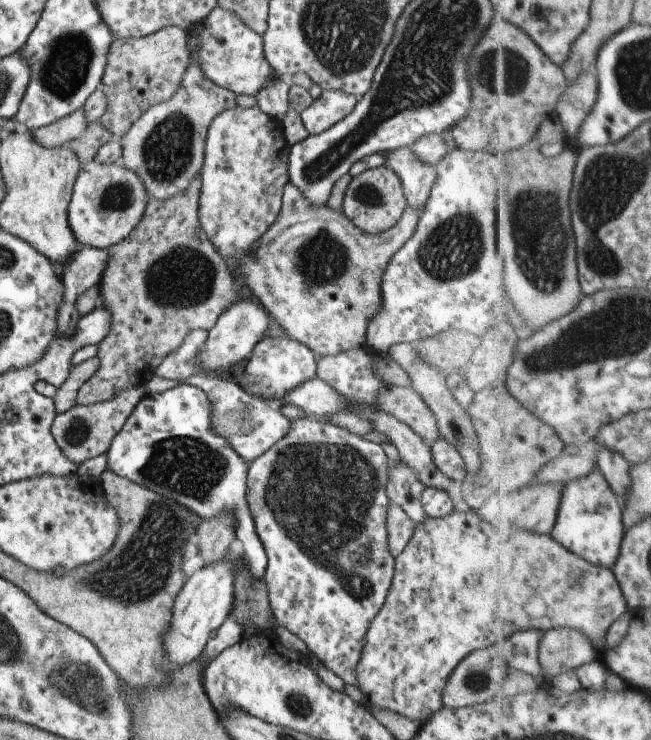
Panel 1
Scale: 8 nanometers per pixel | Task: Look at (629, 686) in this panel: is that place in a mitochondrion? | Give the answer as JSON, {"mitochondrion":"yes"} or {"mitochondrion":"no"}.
{"mitochondrion":"no"}

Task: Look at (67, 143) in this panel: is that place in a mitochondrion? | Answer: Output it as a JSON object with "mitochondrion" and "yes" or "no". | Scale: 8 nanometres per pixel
{"mitochondrion":"no"}

